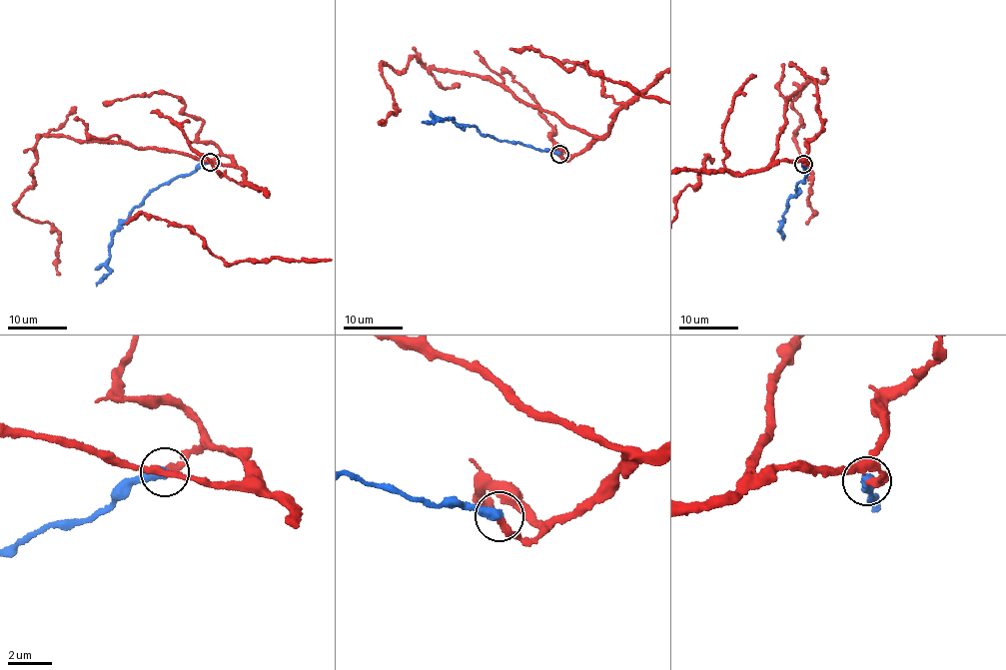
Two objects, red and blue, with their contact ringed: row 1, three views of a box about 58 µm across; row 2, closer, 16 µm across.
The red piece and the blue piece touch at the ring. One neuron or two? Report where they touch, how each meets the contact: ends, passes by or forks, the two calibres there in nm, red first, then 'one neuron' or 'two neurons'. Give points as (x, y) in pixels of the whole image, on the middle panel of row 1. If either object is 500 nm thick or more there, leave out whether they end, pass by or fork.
at (559, 154); red ends there; blue ends there; 320 nm thick on the red side, 480 nm on the other; one neuron

